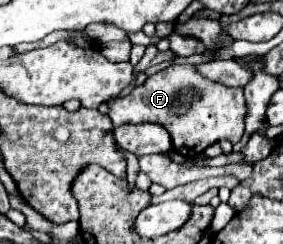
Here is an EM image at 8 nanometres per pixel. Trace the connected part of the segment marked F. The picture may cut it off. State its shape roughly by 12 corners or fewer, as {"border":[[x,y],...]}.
{"border":[[170,65],[126,97],[114,125],[158,123],[200,155],[244,135],[242,87]]}

